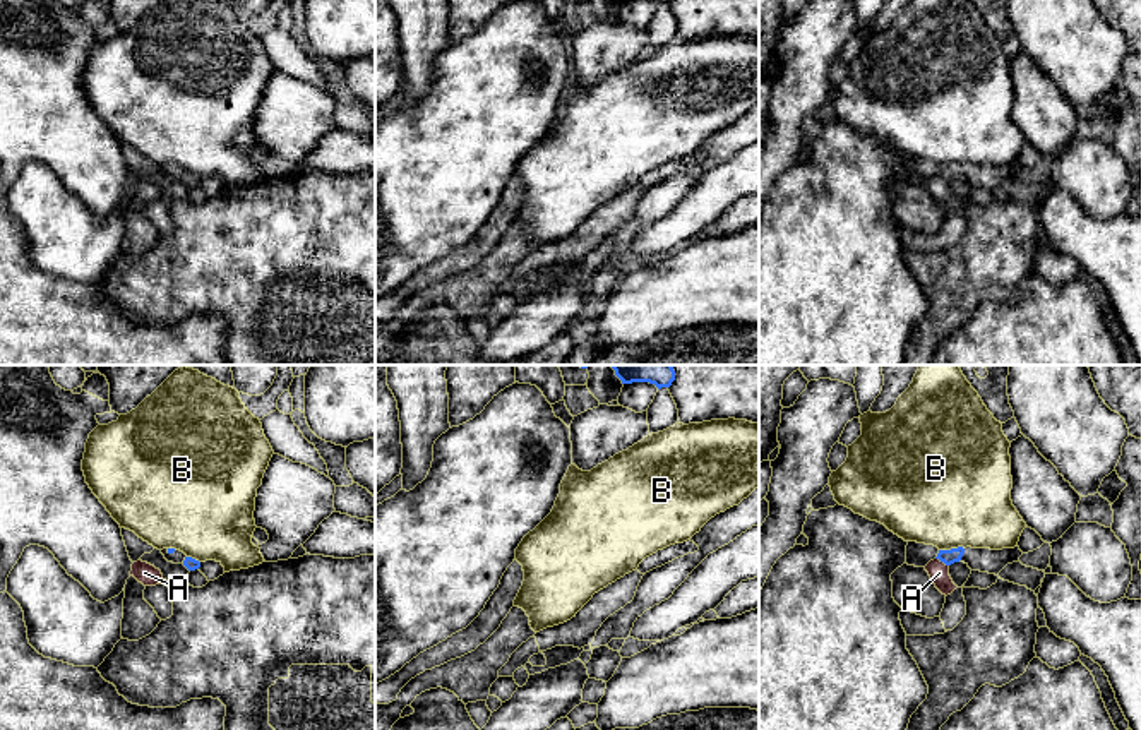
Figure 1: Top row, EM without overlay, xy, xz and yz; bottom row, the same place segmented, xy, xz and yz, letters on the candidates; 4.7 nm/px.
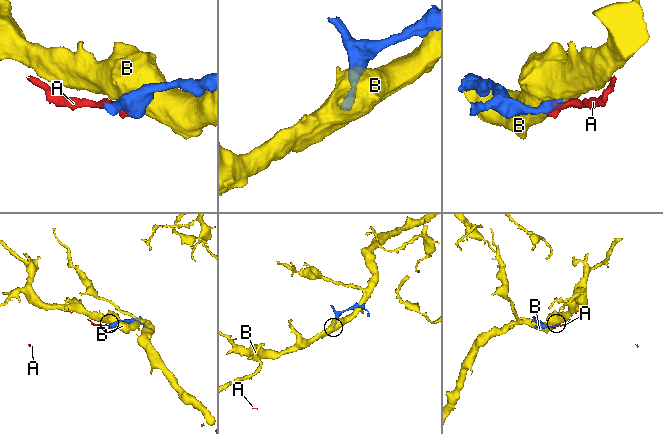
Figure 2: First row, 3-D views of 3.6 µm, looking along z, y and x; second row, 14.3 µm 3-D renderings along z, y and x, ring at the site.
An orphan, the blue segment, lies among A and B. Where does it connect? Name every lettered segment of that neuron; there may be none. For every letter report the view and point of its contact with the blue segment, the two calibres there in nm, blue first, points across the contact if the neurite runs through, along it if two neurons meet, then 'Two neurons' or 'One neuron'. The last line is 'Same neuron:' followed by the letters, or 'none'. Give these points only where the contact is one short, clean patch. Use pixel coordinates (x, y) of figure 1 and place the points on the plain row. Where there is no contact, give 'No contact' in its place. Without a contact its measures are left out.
A: Touches blue at yz (943, 177). Thickness 70 nm (blue) against 100 nm. Boundary: yz (936, 173), (948, 182). Two neurons
B: Touches blue at yz (951, 165). Thickness 70 nm (blue) against 480 nm. Two neurons
Same neuron: none

